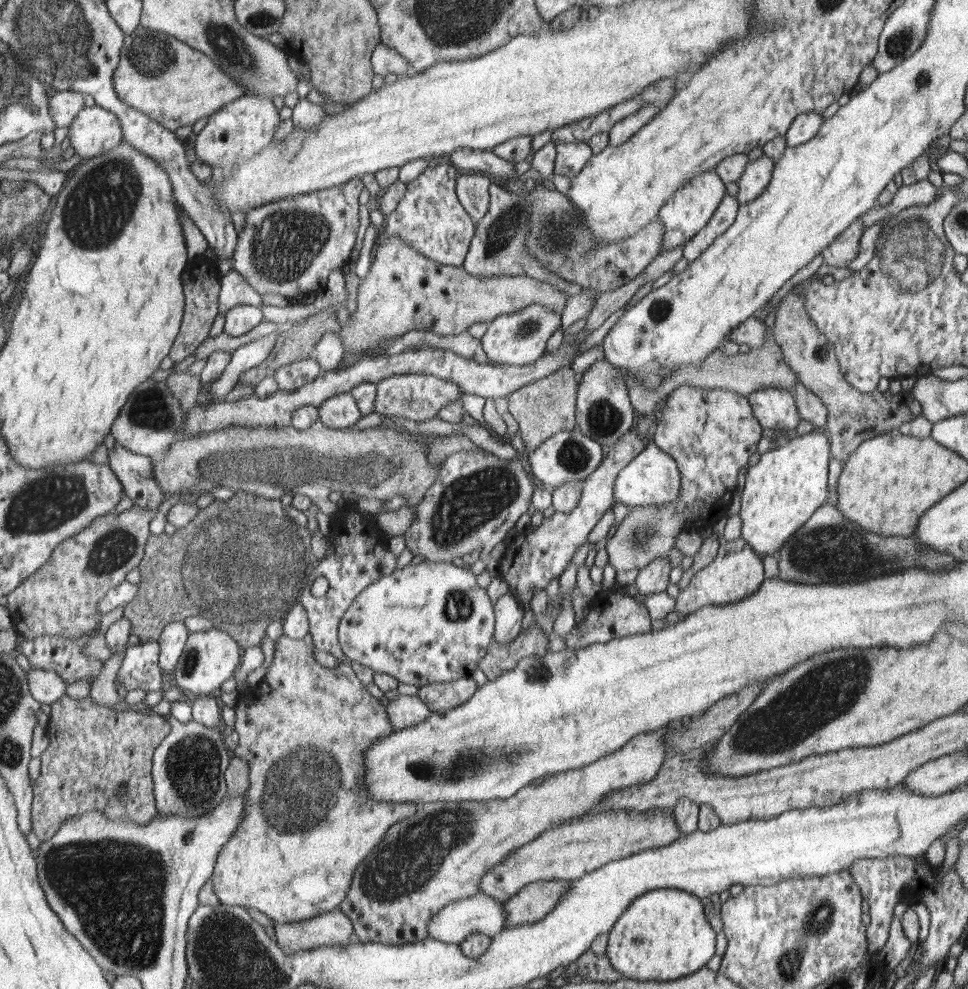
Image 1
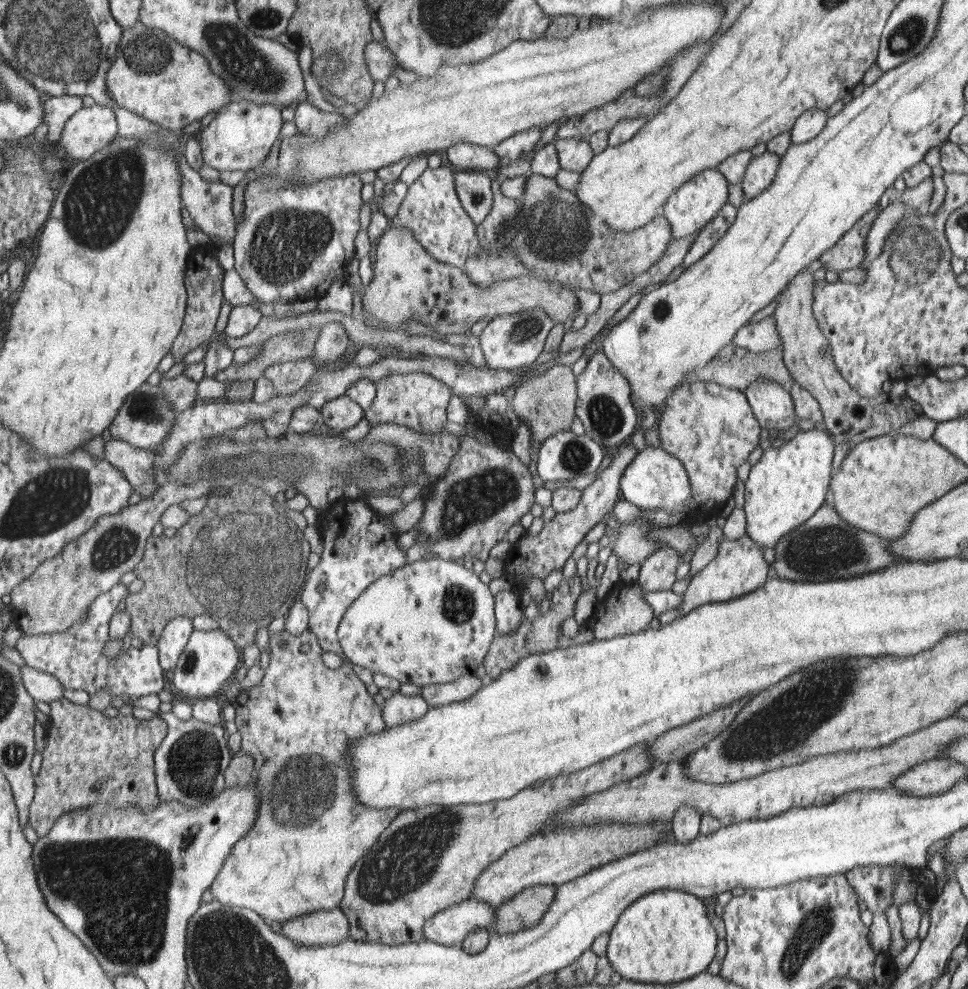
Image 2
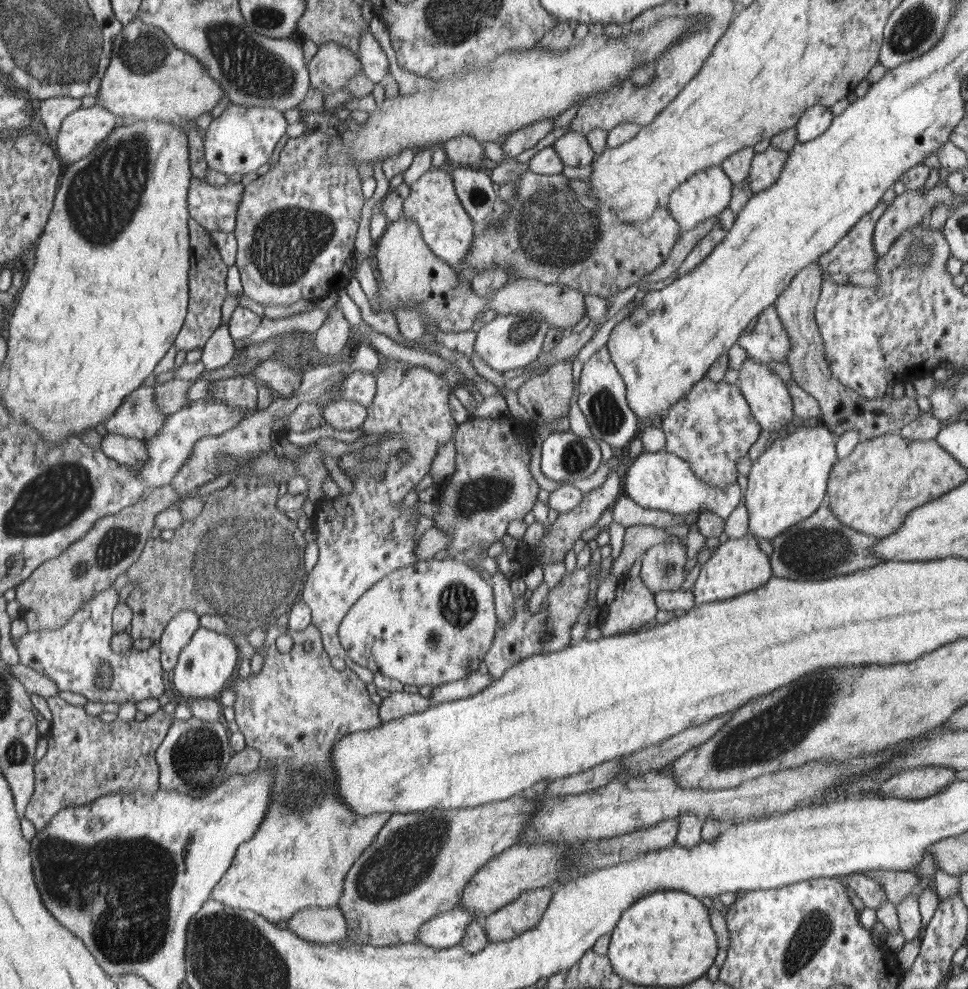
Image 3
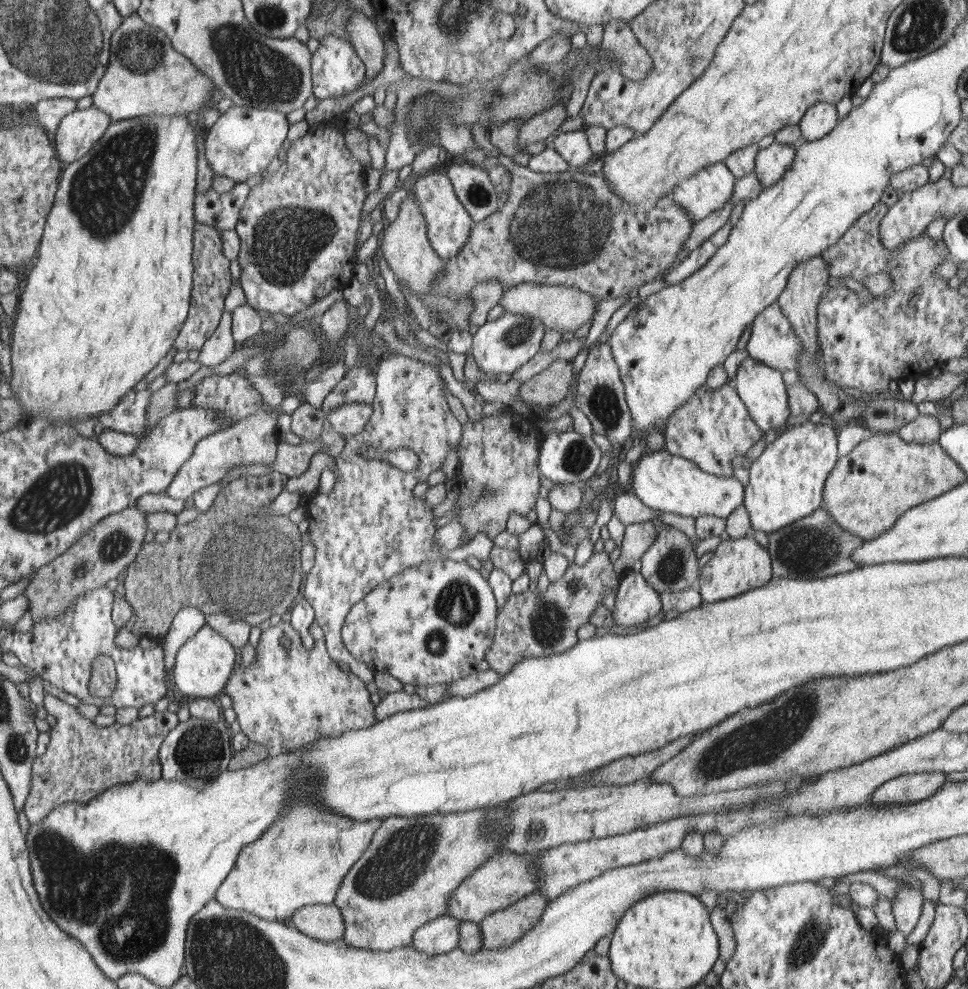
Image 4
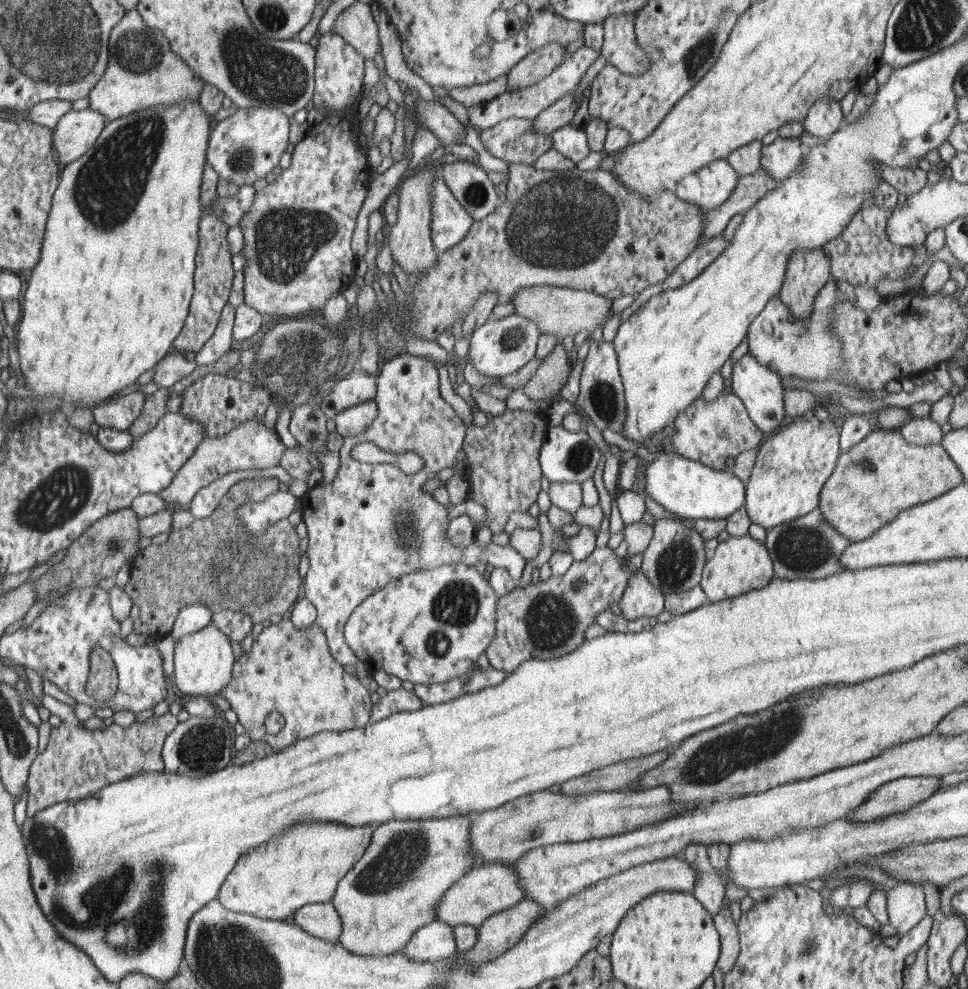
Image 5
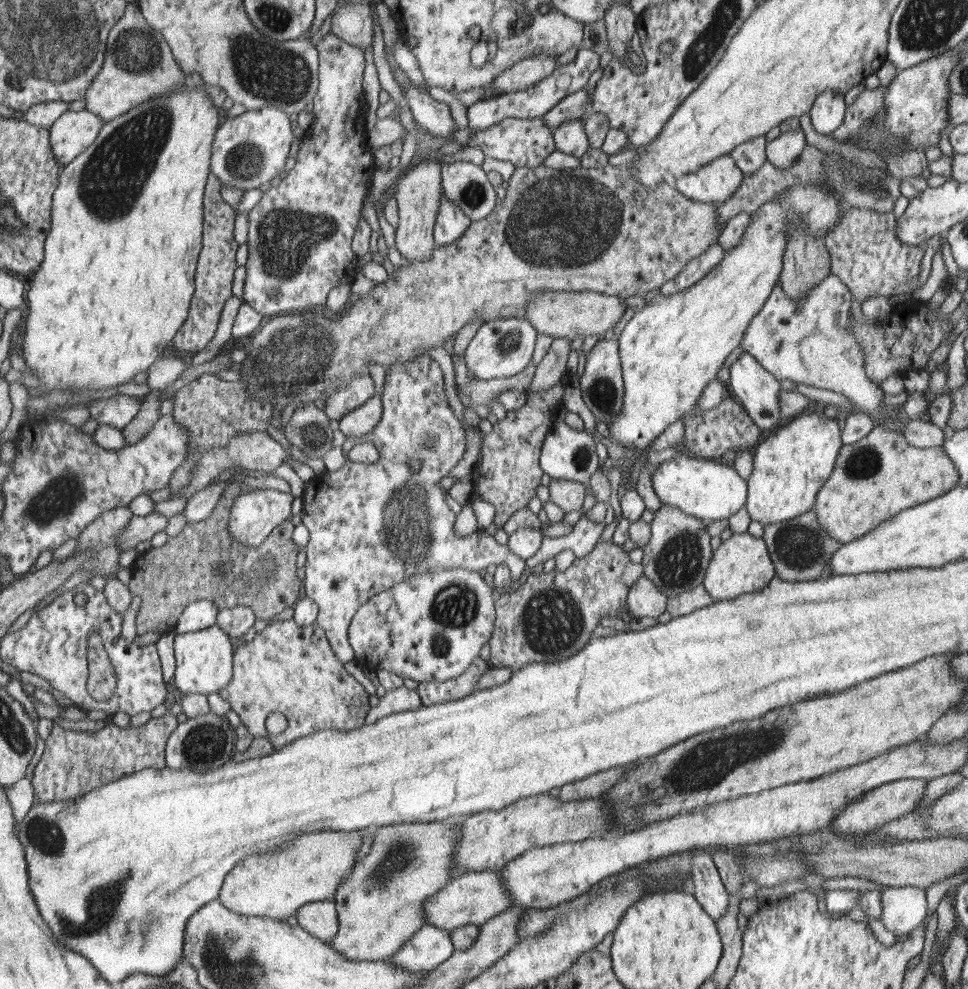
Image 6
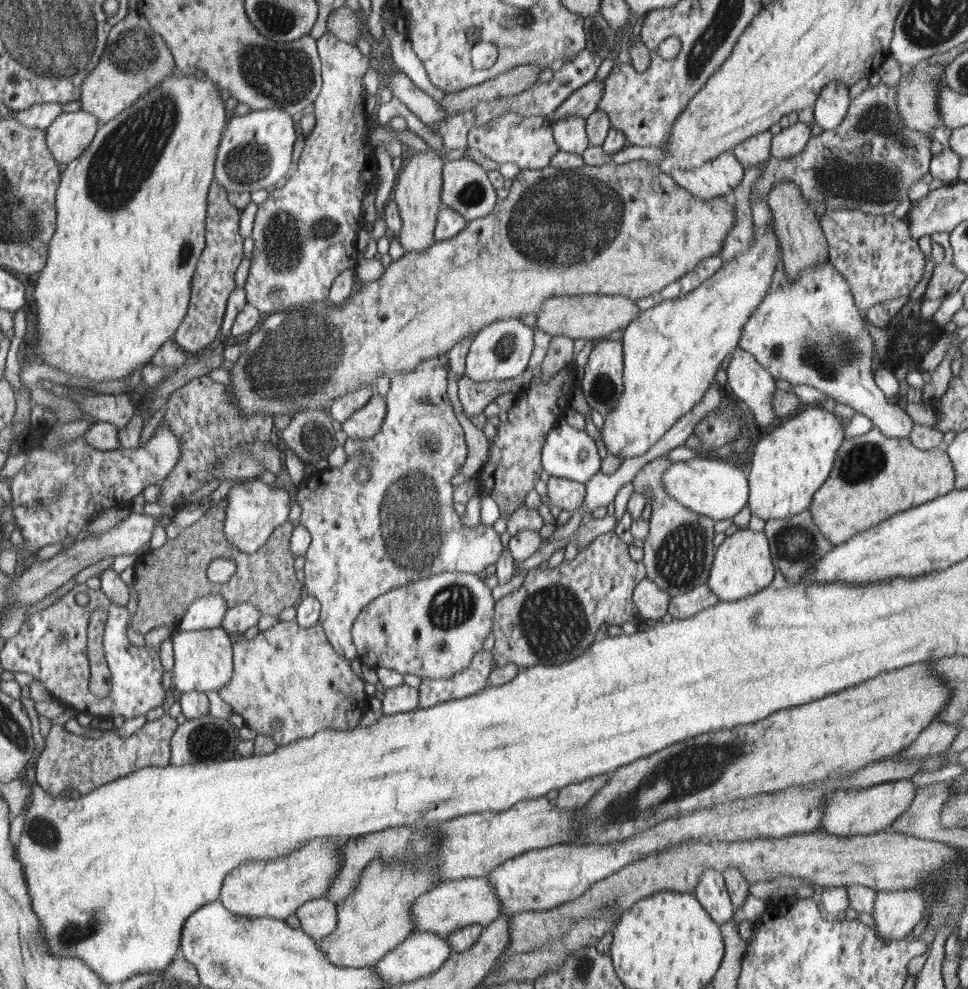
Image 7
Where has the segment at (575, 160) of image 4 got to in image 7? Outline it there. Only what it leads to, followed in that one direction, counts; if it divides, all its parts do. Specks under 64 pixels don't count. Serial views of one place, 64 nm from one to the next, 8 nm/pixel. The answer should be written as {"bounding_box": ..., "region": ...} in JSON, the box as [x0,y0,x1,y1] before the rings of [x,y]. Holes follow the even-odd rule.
{"bounding_box":[553,116,589,155],"region":[[[568,116],[553,122],[553,139],[560,151],[581,155],[589,147],[589,135],[585,130],[585,118]]]}

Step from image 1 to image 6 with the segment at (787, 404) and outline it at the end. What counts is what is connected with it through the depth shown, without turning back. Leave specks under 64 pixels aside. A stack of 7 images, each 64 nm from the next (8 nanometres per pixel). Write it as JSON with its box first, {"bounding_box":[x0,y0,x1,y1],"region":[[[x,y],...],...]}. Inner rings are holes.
{"bounding_box":[727,351,784,432],"region":[[[744,351],[732,364],[730,367],[730,383],[727,388],[728,393],[741,403],[750,418],[758,426],[761,426],[762,430],[771,432],[784,422],[781,414],[781,402],[778,399],[778,394],[781,394],[780,381],[770,371],[766,371],[754,355]]]}

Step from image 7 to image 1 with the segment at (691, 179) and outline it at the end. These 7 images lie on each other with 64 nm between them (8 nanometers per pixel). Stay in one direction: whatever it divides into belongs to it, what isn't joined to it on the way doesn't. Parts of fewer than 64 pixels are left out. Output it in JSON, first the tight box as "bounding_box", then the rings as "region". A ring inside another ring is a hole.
{"bounding_box":[658,170,724,253],"region":[[[716,170],[700,173],[688,182],[684,187],[677,190],[668,201],[662,205],[658,216],[662,224],[666,226],[664,242],[661,245],[661,253],[670,252],[681,245],[685,245],[694,235],[701,233],[708,224],[714,211],[720,206],[724,194],[724,182],[718,176]]]}

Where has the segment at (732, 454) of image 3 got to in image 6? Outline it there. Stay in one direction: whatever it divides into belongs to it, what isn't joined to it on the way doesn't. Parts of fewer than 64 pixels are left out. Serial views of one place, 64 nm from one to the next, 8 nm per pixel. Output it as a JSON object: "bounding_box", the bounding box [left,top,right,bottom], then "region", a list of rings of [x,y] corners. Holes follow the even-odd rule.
{"bounding_box":[682,393,762,460],"region":[[[727,393],[720,404],[706,411],[696,411],[696,407],[685,413],[682,418],[684,422],[684,437],[682,437],[682,448],[690,452],[692,456],[704,460],[718,460],[724,456],[728,450],[735,453],[746,451],[746,448],[752,448],[758,444],[762,430],[758,428],[757,423],[750,418],[745,408],[732,395]]]}

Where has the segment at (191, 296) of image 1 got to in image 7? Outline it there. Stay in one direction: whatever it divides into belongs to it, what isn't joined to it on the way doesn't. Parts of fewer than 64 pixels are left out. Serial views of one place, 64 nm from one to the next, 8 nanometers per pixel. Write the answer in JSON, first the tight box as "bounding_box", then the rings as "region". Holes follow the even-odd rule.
{"bounding_box":[175,179,246,354],"region":[[[214,179],[209,190],[209,210],[206,217],[205,249],[193,278],[192,302],[188,314],[177,333],[175,342],[193,354],[218,342],[220,325],[224,320],[227,301],[236,290],[236,272],[246,254],[246,238],[242,238],[242,212],[230,202],[230,190]]]}

